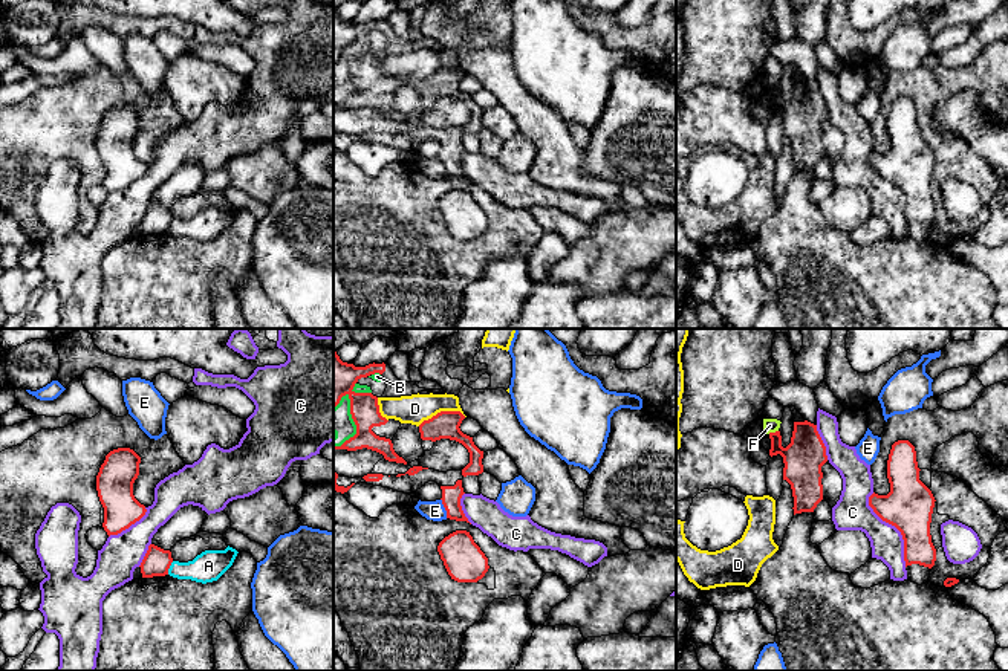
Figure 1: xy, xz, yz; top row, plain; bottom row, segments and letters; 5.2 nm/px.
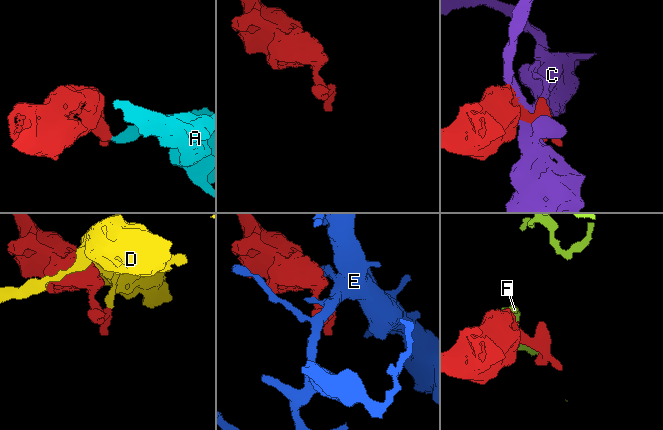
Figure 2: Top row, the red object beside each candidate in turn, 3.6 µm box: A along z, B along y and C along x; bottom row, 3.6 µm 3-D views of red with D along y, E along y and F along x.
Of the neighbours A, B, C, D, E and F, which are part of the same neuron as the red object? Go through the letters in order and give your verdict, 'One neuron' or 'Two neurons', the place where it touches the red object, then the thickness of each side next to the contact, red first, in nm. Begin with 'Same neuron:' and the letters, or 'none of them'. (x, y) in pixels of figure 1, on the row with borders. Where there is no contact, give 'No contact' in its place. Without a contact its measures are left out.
Same neuron: none of them
A: Two neurons. Touches red at xy (169, 567). Thickness 140 nm (red) against 160 nm
B: Two neurons. Touches red at xz (355, 424). Thickness 180 nm (red) against 140 nm
C: Two neurons. Touches red at yz (895, 526). Thickness 260 nm (red) against 190 nm
D: Two neurons. Touches red at xz (441, 411). Thickness 140 nm (red) against 150 nm
E: Two neurons. Touches red at xz (445, 508). Thickness 100 nm (red) against 100 nm
F: Two neurons. Touches red at yz (773, 433). Thickness 220 nm (red) against 80 nm

